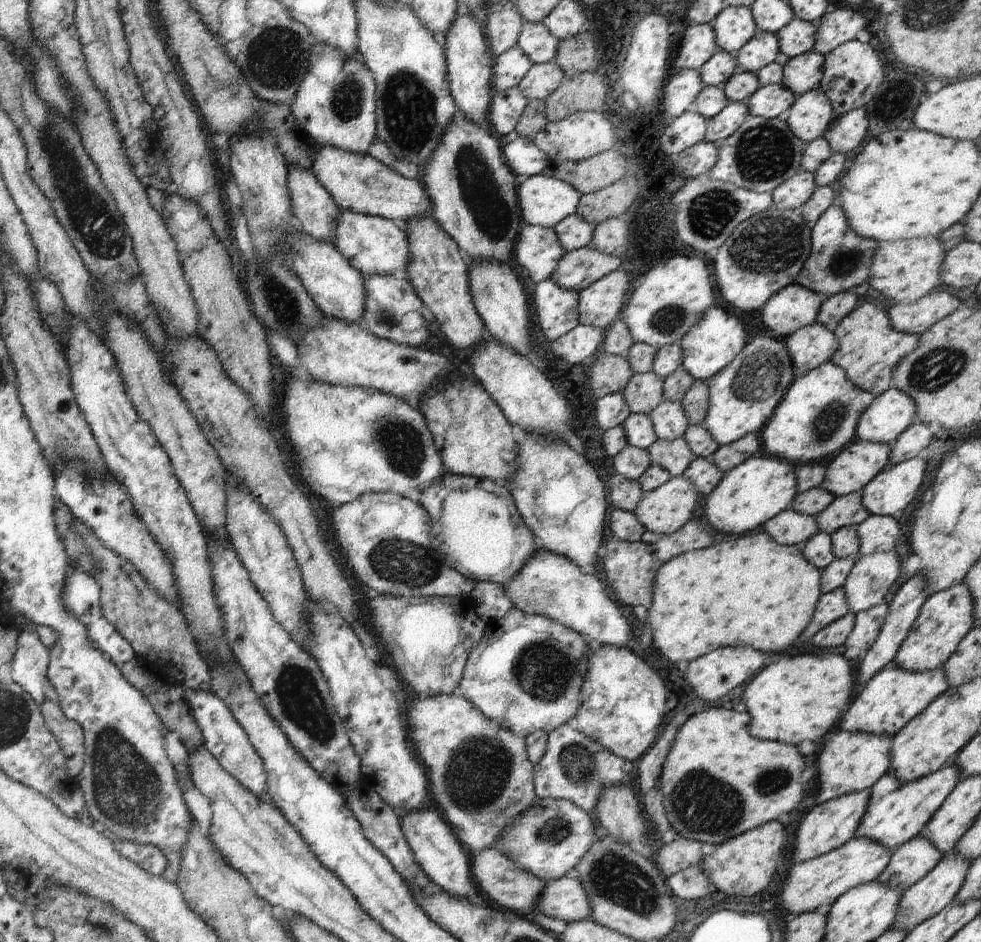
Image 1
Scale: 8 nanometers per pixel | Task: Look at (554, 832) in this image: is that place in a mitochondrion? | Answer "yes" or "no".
yes

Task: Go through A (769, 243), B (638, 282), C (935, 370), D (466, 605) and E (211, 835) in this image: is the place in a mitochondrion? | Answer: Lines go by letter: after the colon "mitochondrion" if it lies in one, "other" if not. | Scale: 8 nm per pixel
A: mitochondrion
B: other
C: mitochondrion
D: other
E: other

